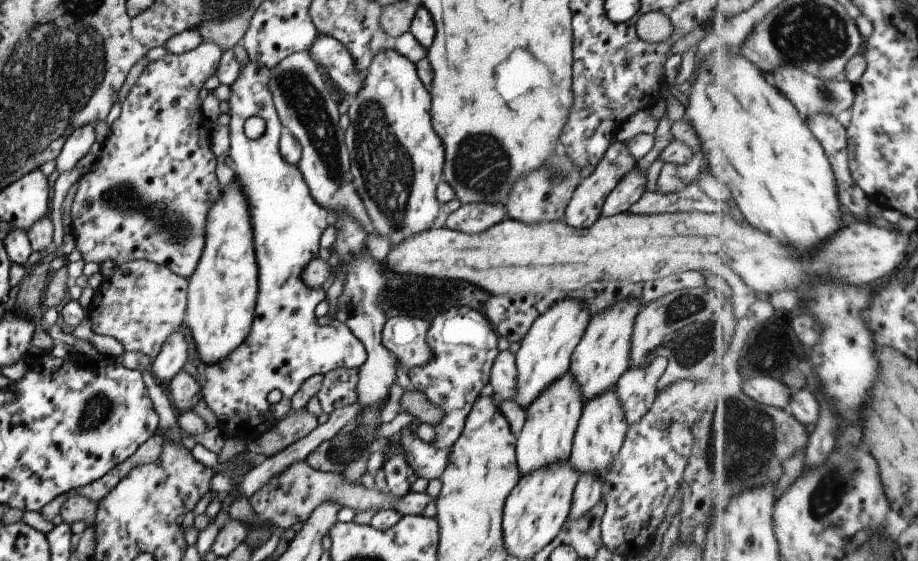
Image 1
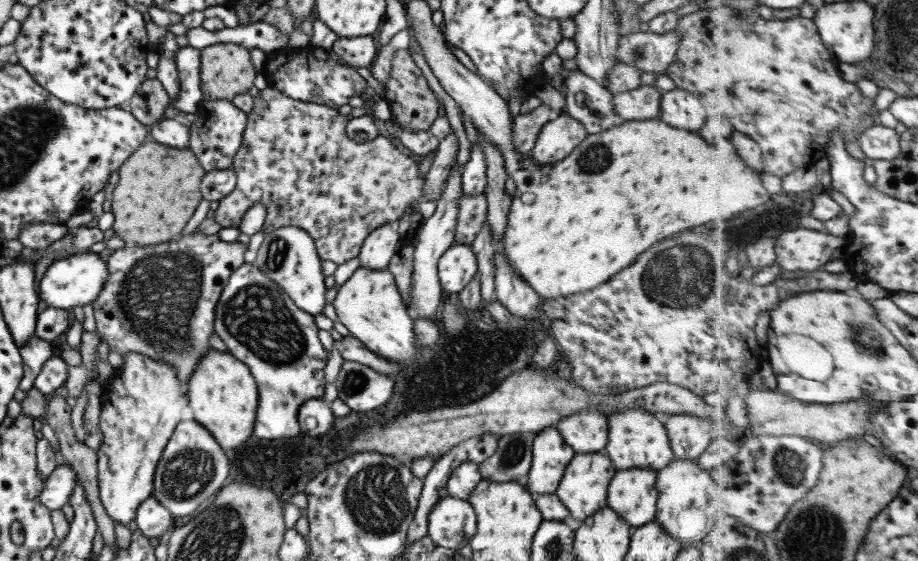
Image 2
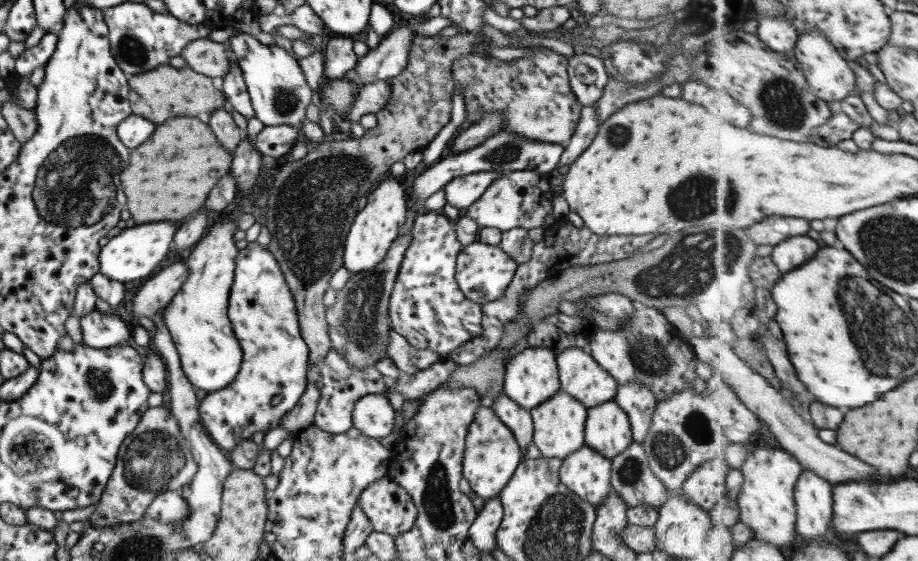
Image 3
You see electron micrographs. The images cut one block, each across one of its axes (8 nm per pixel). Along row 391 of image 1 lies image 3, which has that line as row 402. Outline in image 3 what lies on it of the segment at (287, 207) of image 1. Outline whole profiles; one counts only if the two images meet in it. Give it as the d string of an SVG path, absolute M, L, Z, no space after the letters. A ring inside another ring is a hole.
M255 241L248 242L245 248L237 251L233 282L230 286L227 301L227 318L233 335L241 347L242 360L239 371L231 384L219 391L207 393L199 401L199 418L205 432L211 440L229 453L241 440L251 439L251 434L267 432L279 426L283 414L291 410L305 391L308 369L308 348L303 342L298 328L295 303L291 291L287 288L283 273L277 261L266 247L261 247ZM279 396L279 404L271 404L271 400Z

